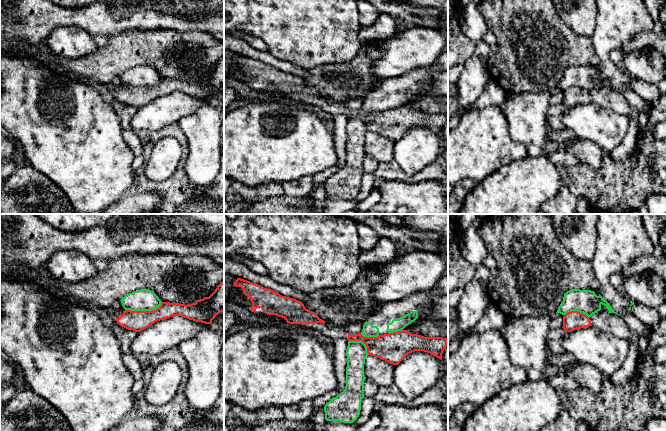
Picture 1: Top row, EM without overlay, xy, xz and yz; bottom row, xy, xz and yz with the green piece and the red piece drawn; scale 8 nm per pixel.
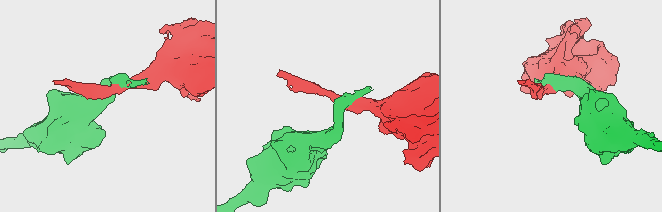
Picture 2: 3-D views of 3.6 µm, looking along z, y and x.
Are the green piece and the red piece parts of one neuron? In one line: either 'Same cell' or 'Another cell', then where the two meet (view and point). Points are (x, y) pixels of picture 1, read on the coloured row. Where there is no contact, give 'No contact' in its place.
Another cell. Touches green at xy (144, 310)

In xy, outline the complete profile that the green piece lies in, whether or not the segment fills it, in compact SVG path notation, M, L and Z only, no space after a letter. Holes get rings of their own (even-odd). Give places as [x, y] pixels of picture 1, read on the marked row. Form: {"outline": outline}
{"outline": "M140 289L125 295L121 300L125 310L152 311L160 307L162 301L149 289Z"}

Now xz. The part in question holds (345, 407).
{"outline": "M348 341L346 386L343 392L332 398L324 406L327 421L353 423L360 415L364 398L365 359L367 347L362 341Z"}

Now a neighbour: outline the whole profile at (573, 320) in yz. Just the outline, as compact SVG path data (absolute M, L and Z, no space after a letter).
M571 311L563 316L563 329L571 332L577 329L591 326L590 318L578 311Z

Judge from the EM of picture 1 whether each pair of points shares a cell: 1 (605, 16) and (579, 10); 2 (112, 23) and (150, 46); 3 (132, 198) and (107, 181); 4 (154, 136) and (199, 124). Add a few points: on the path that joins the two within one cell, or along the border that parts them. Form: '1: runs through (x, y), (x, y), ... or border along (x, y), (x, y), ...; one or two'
1: border along (597, 10), (594, 32), (590, 36); two
2: border along (148, 29), (127, 30), (107, 37); two
3: border along (133, 188), (128, 190), (114, 203); two
4: border along (177, 123), (186, 138), (188, 151); two

